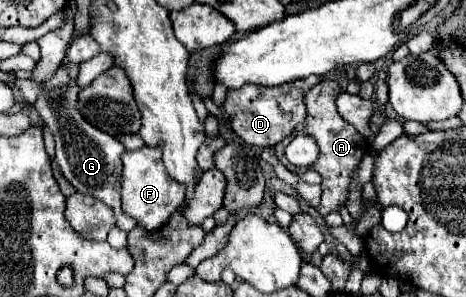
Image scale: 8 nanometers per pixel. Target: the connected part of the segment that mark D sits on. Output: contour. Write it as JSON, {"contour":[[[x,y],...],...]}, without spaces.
{"contour":[[[306,77],[302,81],[292,81],[290,85],[278,85],[274,89],[262,89],[260,85],[242,85],[242,89],[230,89],[224,109],[230,115],[234,133],[248,145],[274,147],[306,119],[304,91],[320,81],[322,77]]]}

